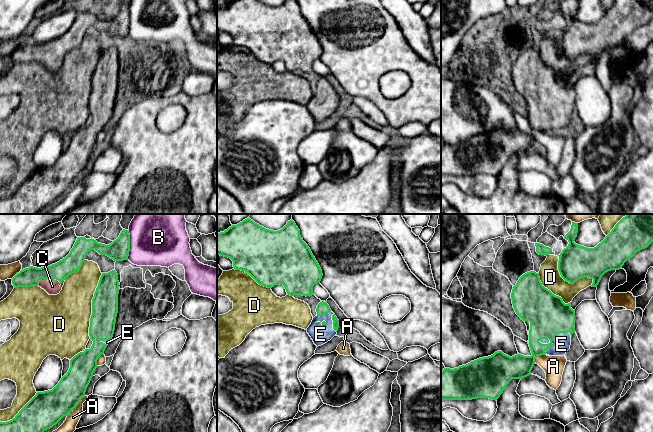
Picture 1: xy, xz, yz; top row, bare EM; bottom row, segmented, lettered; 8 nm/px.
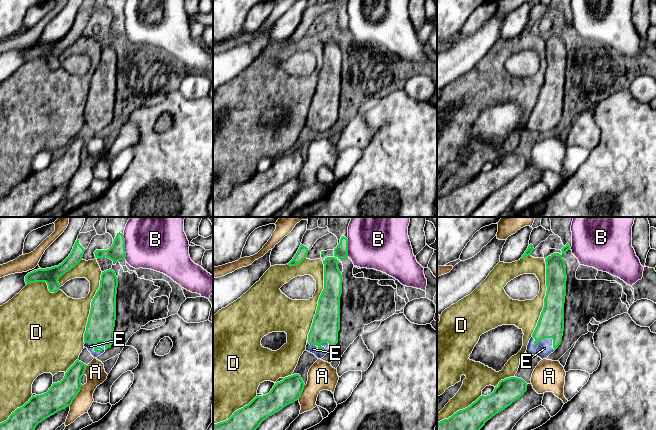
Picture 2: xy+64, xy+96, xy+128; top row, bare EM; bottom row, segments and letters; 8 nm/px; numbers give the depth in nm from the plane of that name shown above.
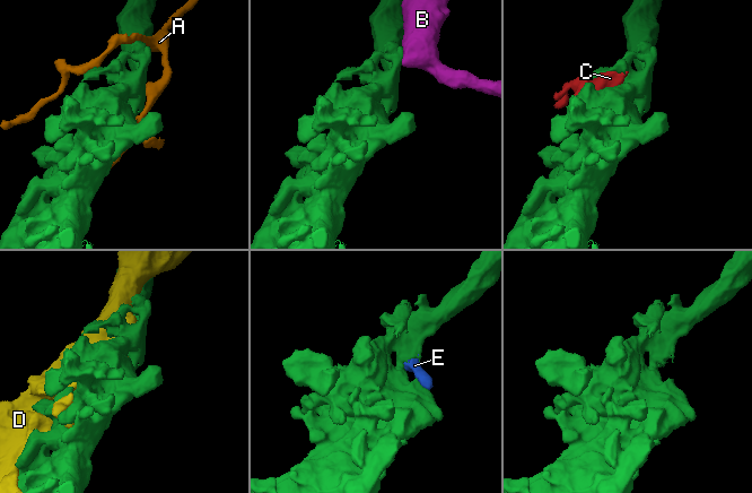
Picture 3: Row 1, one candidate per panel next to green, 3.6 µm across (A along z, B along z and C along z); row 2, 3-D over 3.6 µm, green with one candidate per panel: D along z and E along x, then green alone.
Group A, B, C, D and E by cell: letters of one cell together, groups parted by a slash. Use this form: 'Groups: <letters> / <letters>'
Groups: A / B / C E / D

